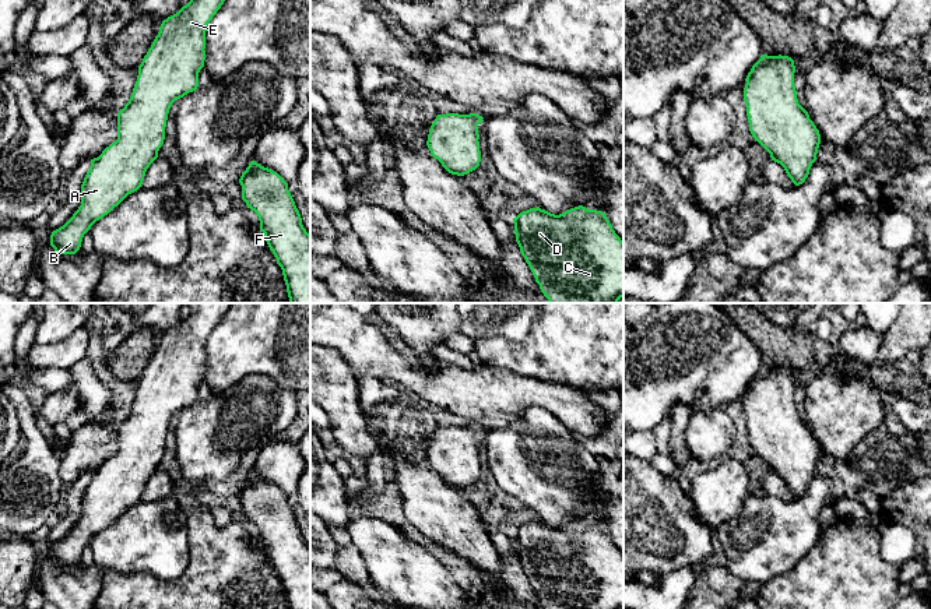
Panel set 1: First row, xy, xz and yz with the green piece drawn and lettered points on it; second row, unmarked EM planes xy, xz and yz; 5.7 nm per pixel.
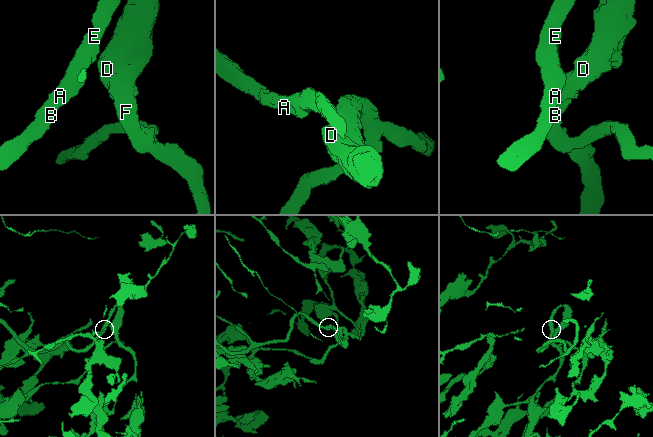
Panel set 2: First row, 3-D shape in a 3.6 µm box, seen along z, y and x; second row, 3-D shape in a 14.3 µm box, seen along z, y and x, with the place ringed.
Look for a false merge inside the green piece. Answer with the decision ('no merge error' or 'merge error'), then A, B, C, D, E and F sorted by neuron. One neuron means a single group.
merge error; groups A B / C D E F

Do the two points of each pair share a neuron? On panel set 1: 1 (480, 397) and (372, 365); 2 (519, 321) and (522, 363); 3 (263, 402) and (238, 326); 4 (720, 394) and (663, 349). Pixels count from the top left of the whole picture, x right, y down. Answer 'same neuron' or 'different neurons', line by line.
1: same neuron
2: different neurons
3: different neurons
4: same neuron

